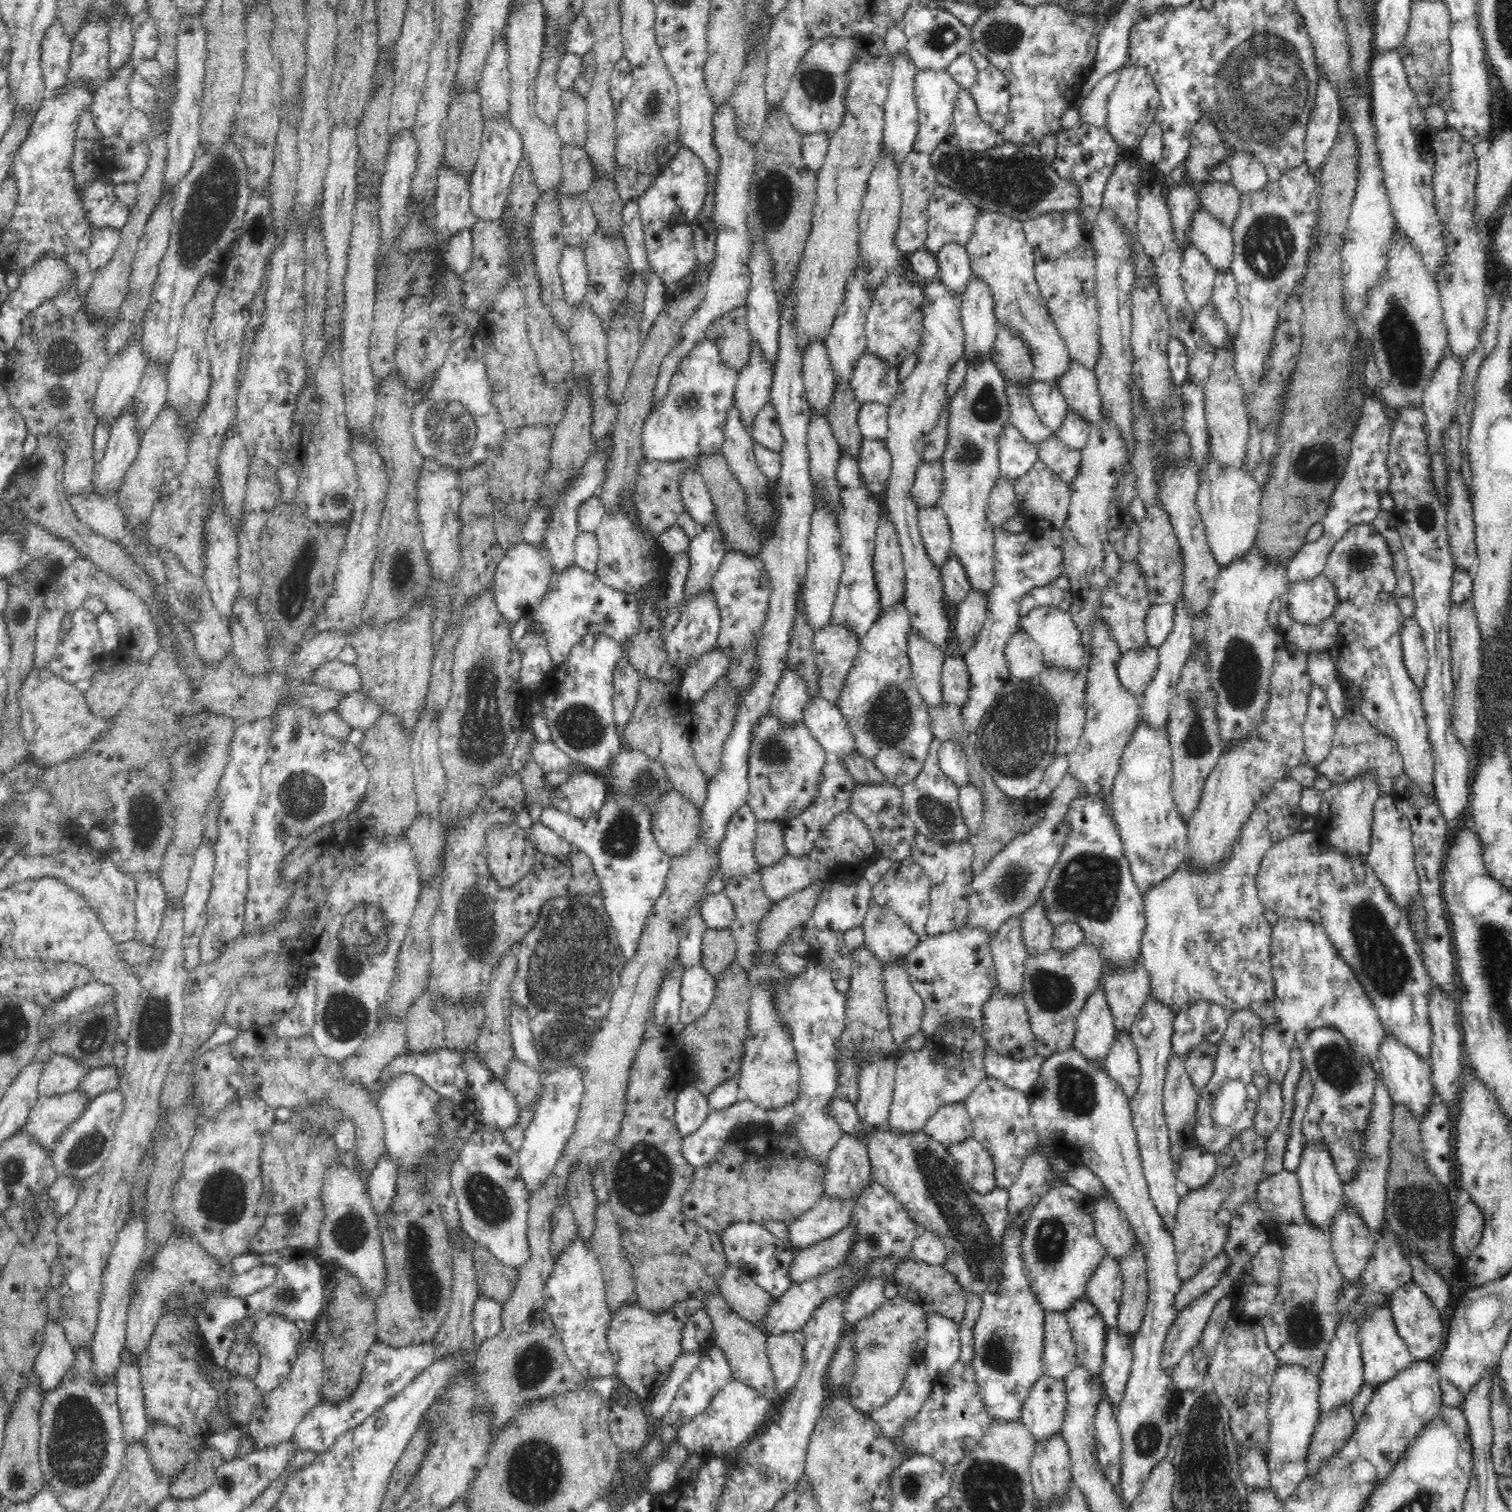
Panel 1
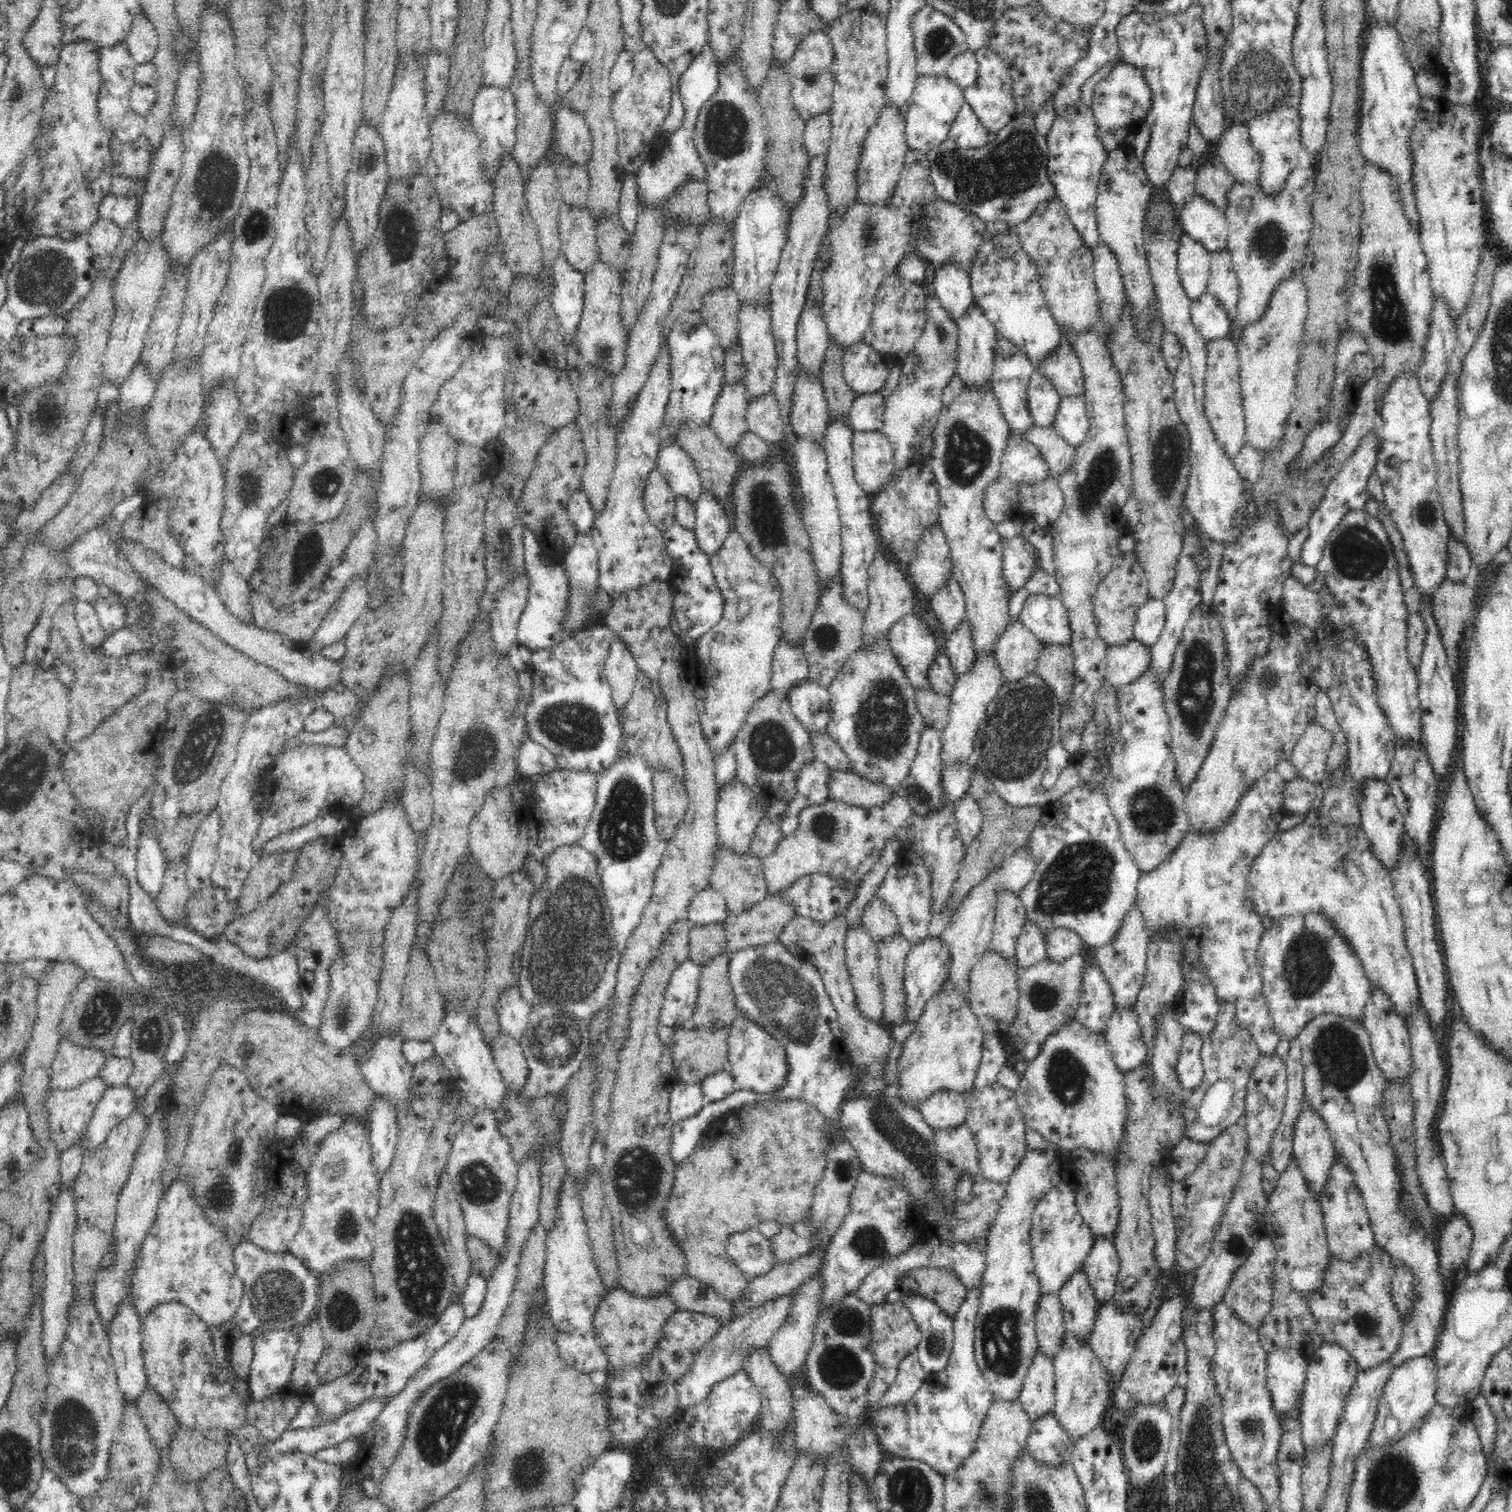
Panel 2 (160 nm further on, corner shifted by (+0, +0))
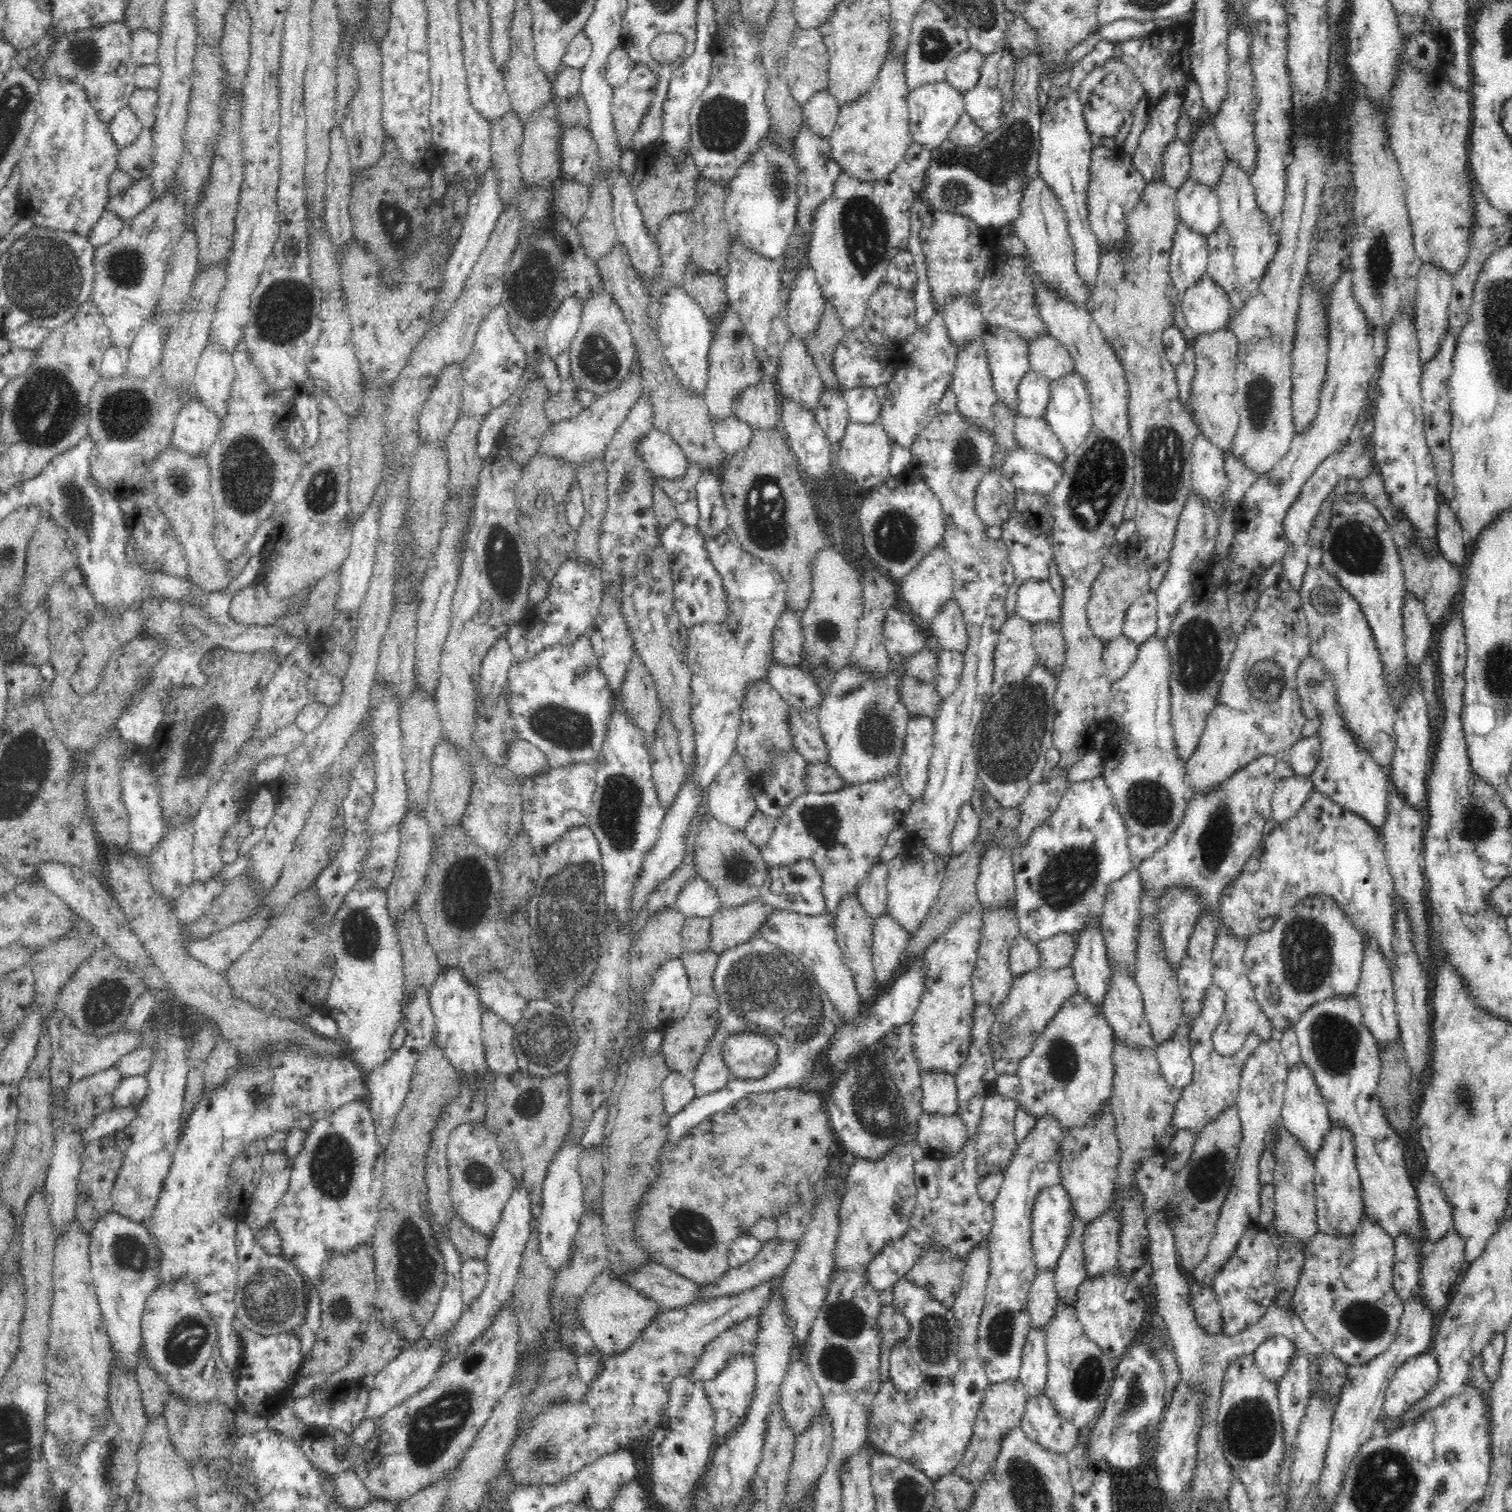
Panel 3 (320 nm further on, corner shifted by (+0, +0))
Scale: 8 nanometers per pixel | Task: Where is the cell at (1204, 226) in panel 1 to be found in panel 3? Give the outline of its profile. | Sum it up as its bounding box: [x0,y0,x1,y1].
[1176,177,1222,235]

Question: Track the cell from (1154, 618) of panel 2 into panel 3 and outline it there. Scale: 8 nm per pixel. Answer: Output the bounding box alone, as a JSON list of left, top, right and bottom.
[1122,590,1157,645]

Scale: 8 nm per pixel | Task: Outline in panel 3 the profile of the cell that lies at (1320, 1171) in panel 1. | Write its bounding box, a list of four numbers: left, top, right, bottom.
[1280,1061,1331,1158]

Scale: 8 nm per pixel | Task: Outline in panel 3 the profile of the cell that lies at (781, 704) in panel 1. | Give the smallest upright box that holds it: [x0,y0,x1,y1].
[772,606,805,666]

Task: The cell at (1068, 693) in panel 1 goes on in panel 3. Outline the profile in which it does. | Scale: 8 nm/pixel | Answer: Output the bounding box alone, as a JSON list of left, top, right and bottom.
[1031,622,1066,678]

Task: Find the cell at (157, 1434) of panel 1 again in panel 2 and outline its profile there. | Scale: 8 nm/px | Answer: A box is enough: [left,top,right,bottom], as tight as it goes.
[136,1386,179,1451]

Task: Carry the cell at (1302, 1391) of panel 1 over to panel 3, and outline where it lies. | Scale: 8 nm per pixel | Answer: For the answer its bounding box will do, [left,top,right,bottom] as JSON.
[1253,1336,1296,1384]

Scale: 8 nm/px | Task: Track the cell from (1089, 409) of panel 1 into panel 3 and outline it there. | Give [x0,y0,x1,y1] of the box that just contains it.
[1029,333,1075,381]

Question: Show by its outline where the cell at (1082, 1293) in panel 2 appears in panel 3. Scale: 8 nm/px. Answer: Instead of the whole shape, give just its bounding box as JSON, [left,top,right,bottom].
[1054,1211,1088,1308]

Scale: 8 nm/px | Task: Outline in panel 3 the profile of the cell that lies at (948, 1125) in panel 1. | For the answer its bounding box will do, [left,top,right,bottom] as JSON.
[921,1070,958,1116]

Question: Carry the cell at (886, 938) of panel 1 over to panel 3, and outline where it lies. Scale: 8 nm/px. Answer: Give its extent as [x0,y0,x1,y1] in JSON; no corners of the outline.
[856,861,888,919]

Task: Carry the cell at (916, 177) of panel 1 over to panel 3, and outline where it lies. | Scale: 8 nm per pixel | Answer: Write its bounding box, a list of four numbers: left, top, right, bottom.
[809,143,931,330]

